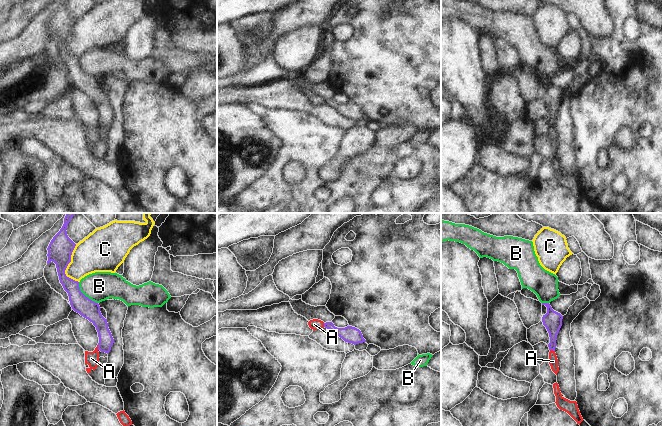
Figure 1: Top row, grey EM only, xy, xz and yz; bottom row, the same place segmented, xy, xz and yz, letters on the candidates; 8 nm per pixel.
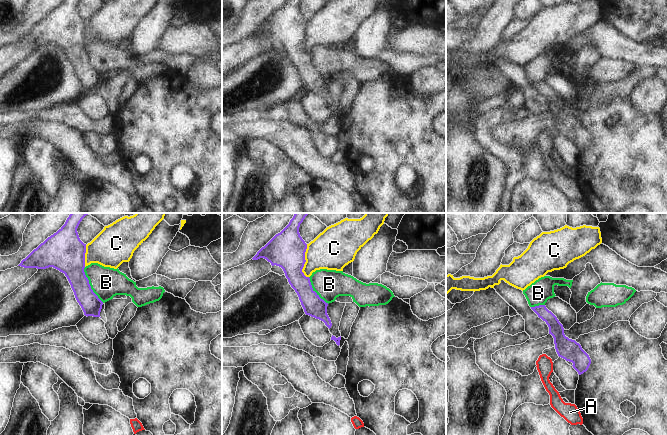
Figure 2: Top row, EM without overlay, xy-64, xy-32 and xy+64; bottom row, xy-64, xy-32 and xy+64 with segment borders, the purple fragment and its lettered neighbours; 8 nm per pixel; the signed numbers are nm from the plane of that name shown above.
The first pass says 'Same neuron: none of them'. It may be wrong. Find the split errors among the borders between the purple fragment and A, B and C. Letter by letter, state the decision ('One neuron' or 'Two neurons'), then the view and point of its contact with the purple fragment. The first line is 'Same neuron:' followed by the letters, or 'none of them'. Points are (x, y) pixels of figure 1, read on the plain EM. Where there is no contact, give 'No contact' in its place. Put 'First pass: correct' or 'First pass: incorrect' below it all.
Same neuron: none of them
A: Two neurons. Touches purple at xy (98, 123)
B: Two neurons. Touches purple at xy (84, 71)
C: Two neurons. Touches purple at xy (67, 41)
First pass: correct

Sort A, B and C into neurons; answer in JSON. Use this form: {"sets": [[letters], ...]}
{"sets": [["A"], ["B"], ["C"]]}

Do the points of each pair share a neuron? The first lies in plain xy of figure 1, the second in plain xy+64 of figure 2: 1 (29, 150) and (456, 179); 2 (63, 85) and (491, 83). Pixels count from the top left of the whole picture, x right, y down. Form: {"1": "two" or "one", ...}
{"1": "two", "2": "one"}

